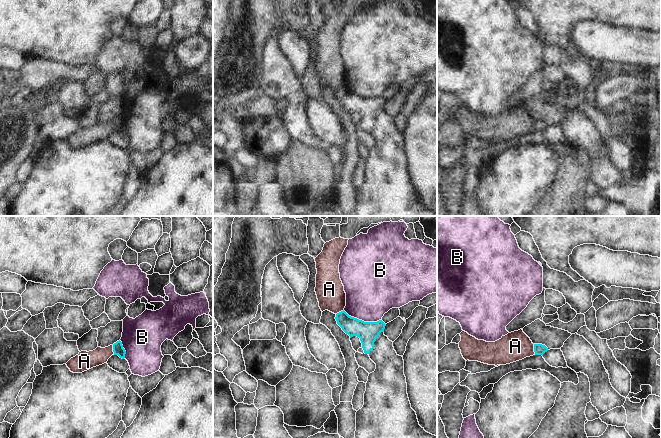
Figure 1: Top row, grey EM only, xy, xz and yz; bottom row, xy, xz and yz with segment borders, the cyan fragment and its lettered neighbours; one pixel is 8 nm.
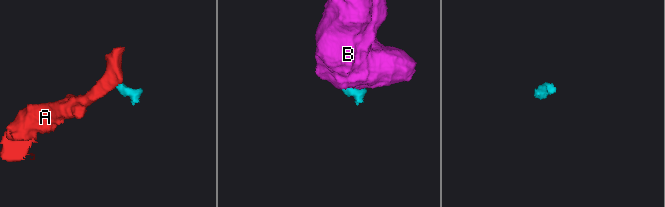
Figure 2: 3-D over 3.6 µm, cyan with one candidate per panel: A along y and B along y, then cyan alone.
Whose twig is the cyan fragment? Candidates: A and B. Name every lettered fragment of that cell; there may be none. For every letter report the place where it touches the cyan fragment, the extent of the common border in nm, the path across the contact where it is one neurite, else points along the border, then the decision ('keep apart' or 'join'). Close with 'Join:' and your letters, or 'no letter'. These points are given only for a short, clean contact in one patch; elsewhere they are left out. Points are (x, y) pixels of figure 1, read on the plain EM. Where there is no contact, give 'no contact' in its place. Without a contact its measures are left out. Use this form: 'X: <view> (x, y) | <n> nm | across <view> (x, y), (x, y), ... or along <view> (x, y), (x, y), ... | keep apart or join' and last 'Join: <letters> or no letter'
A: yz (534, 125) | 90 nm | along yz (533, 120), (535, 130) | keep apart
B: xz (361, 96) | 320 nm | along xz (343, 86), (349, 91), (364, 97), (381, 96) | keep apart
Join: no letter

